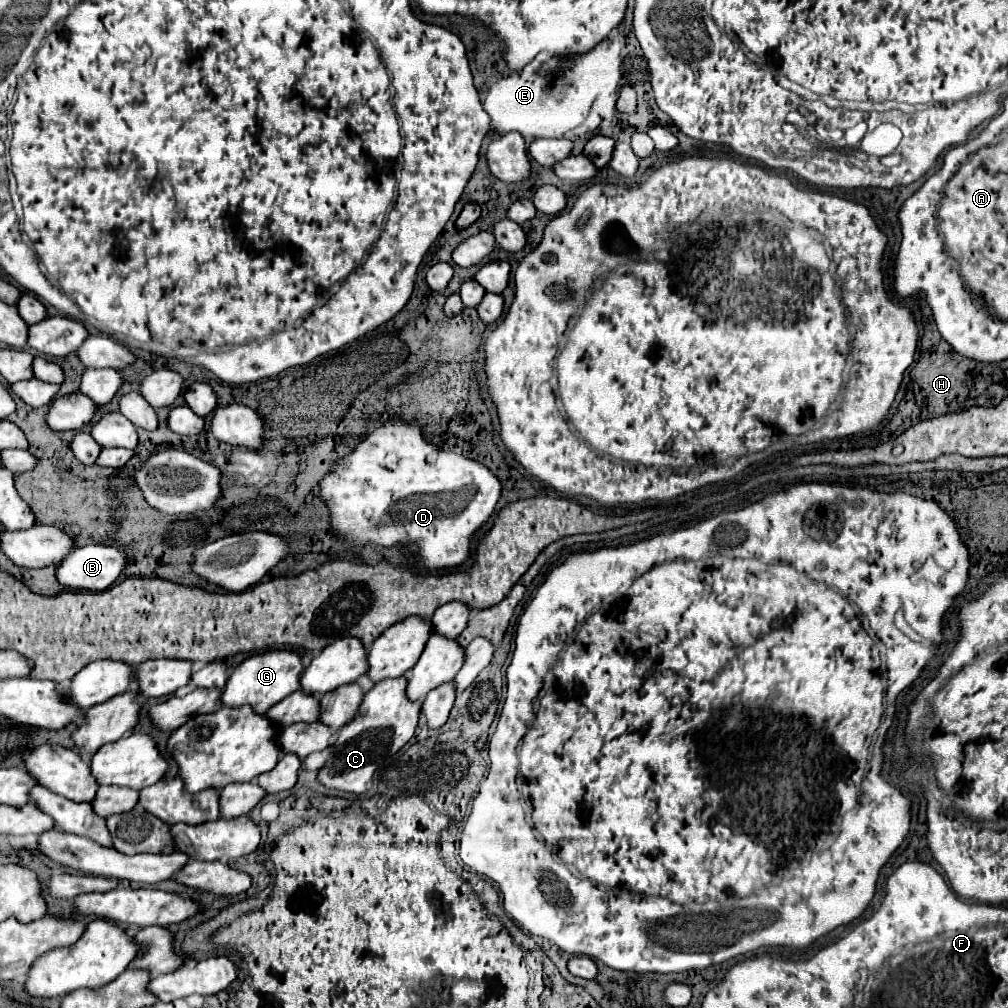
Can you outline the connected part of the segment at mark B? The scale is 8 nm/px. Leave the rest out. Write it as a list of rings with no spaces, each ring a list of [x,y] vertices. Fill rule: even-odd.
[[[85,545],[75,549],[57,567],[57,579],[65,587],[105,591],[111,587],[131,559],[109,545]]]

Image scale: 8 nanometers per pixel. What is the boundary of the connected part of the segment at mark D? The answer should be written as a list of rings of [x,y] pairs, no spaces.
[[[389,419],[383,427],[369,433],[345,459],[335,465],[335,471],[321,481],[321,495],[331,511],[331,527],[337,535],[353,545],[375,543],[381,547],[407,545],[421,553],[417,569],[441,571],[461,565],[469,555],[473,533],[491,517],[501,495],[499,479],[483,465],[451,451],[437,451],[427,443],[421,429],[401,419]]]

